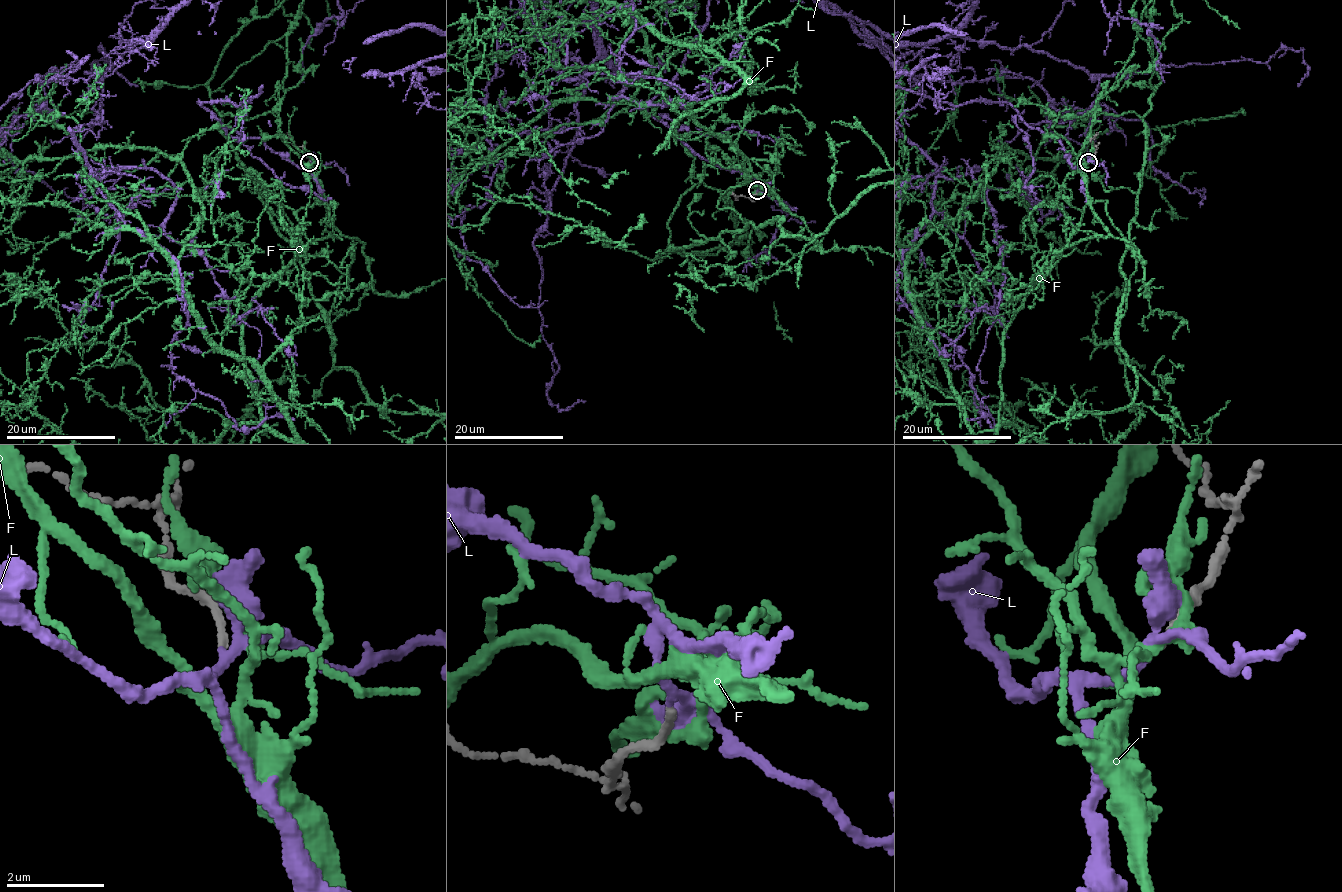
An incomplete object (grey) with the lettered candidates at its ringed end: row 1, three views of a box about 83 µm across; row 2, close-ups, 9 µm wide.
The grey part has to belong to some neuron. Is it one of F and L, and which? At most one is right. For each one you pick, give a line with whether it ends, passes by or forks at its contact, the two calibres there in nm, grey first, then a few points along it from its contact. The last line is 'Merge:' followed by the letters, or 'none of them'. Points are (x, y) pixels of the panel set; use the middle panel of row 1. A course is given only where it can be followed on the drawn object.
L: it forks; calibres 150 and 320 nm
Merge: L

